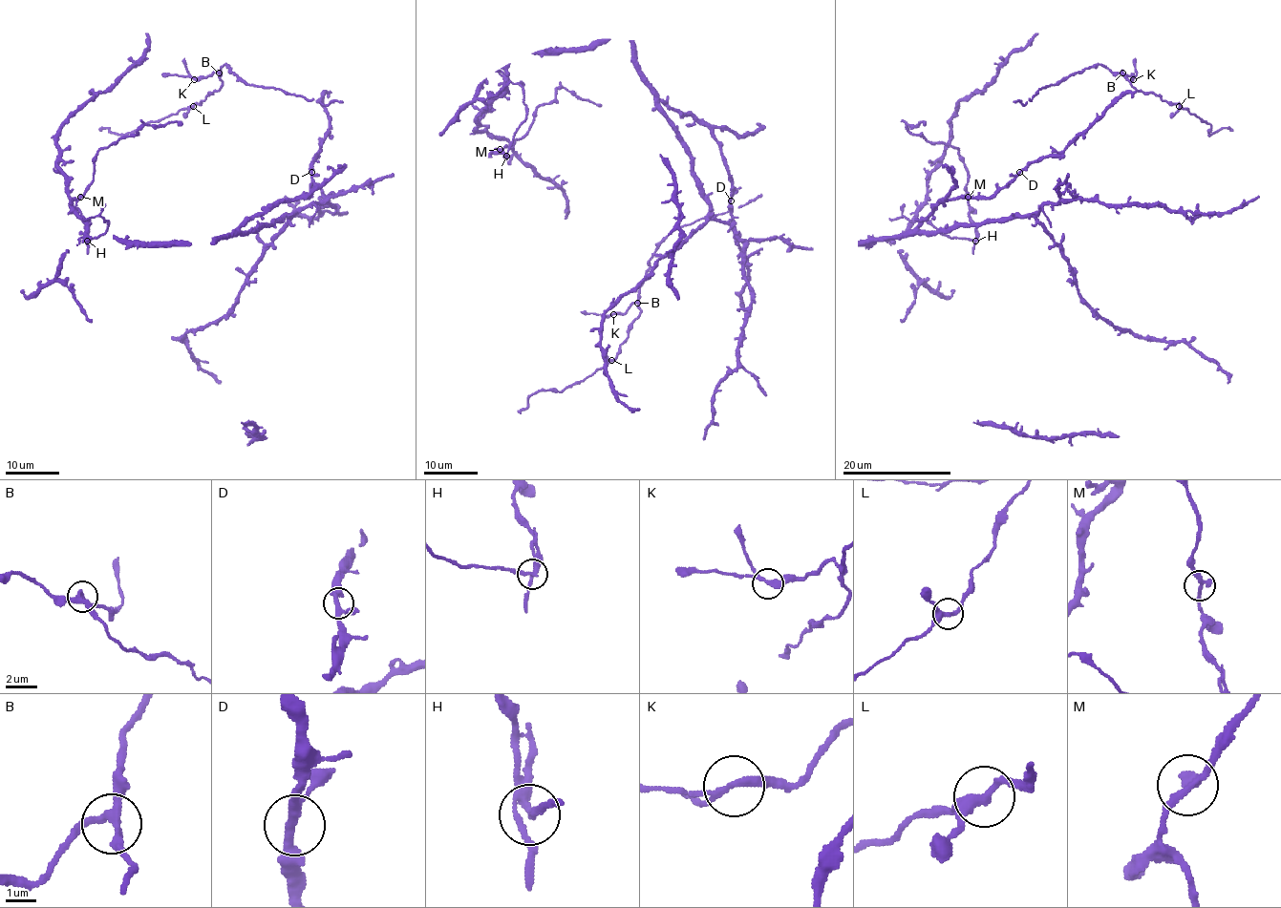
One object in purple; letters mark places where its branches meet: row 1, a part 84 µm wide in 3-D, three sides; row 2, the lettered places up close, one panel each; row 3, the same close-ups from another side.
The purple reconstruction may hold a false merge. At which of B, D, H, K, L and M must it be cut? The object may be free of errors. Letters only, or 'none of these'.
H

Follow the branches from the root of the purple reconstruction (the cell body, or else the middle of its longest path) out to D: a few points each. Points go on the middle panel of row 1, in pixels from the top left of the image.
D: (679, 111), (689, 113), (701, 120), (719, 146), (731, 181), (731, 200)

